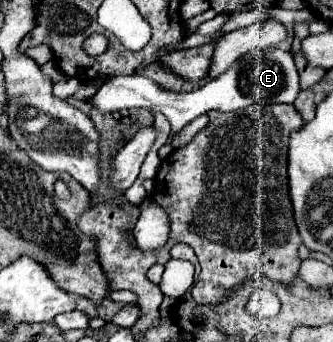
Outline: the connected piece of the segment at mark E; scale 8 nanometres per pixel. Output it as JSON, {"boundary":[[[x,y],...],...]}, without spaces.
{"boundary":[[[272,48],[266,52],[252,52],[236,60],[224,74],[214,78],[212,82],[204,84],[198,90],[192,92],[172,92],[162,88],[158,82],[146,78],[146,76],[118,76],[112,80],[106,80],[102,88],[88,100],[92,108],[100,110],[102,114],[112,114],[118,110],[132,110],[132,108],[150,108],[160,110],[171,125],[173,137],[182,126],[192,122],[194,118],[206,114],[208,110],[222,110],[232,112],[238,108],[246,108],[254,102],[260,104],[292,104],[300,92],[298,86],[298,70],[292,60],[292,54],[280,48]]]}

